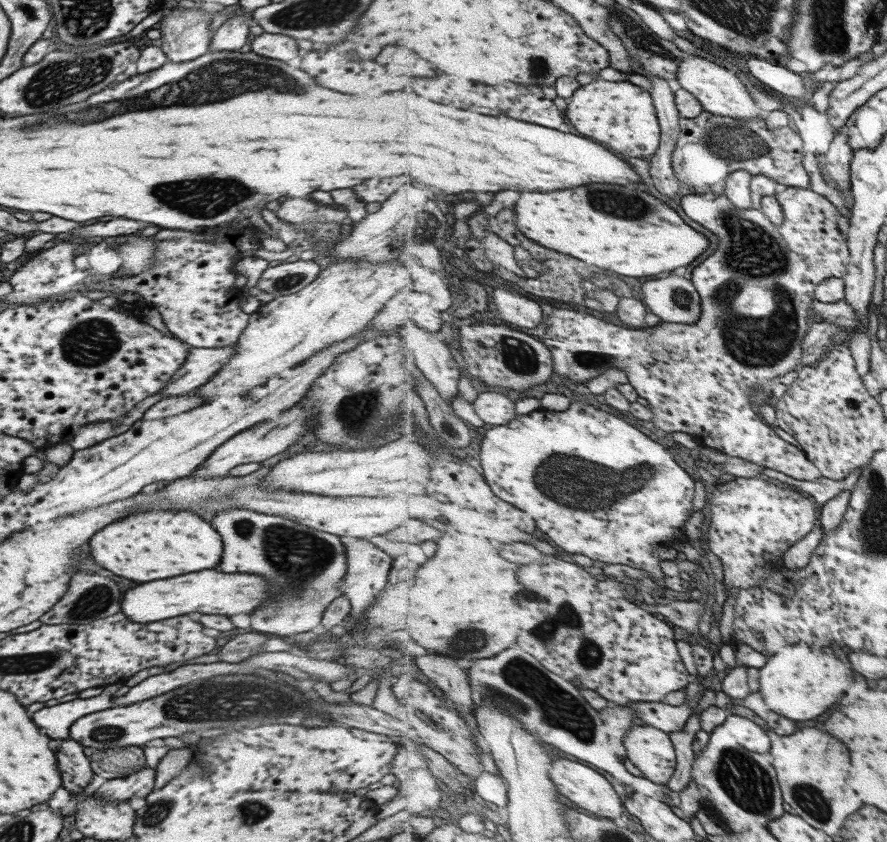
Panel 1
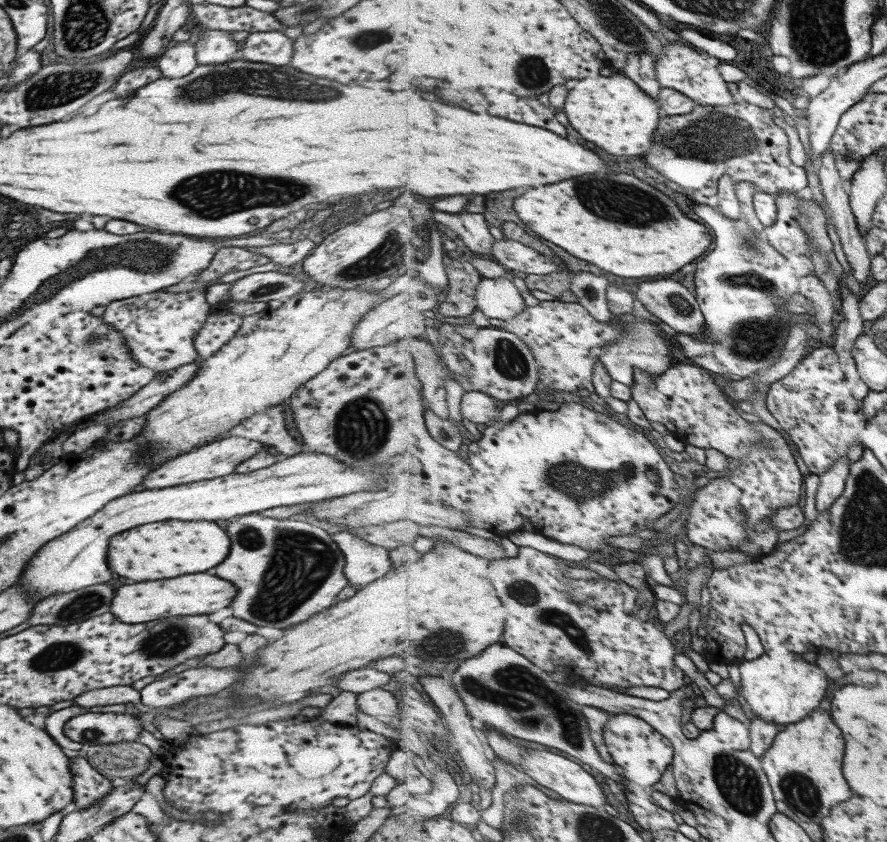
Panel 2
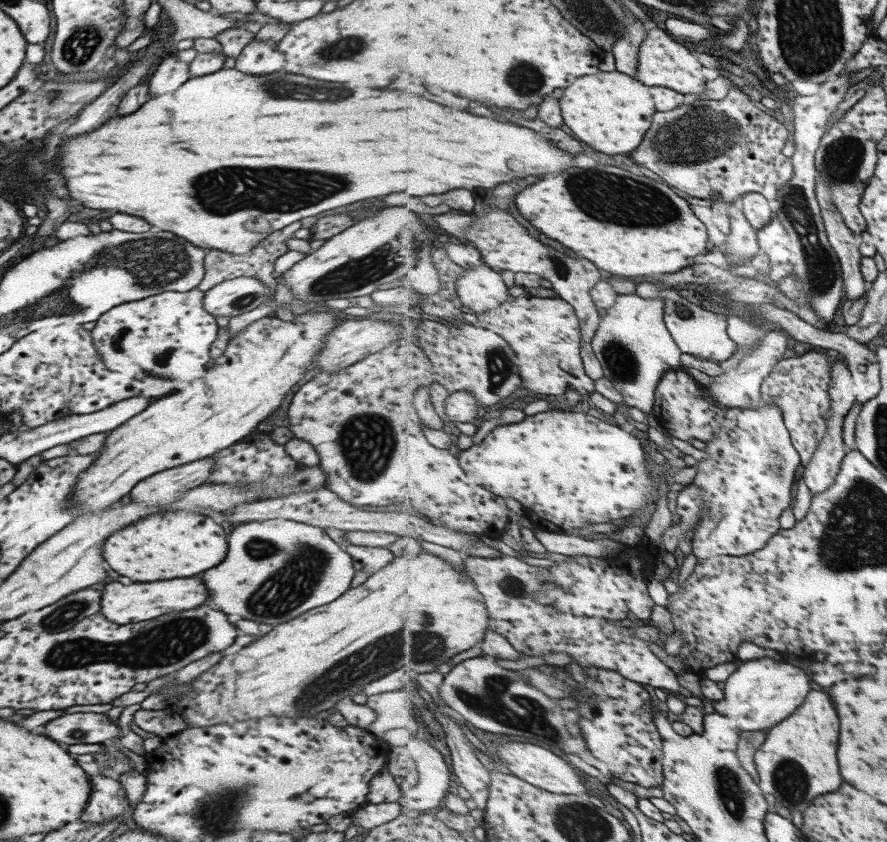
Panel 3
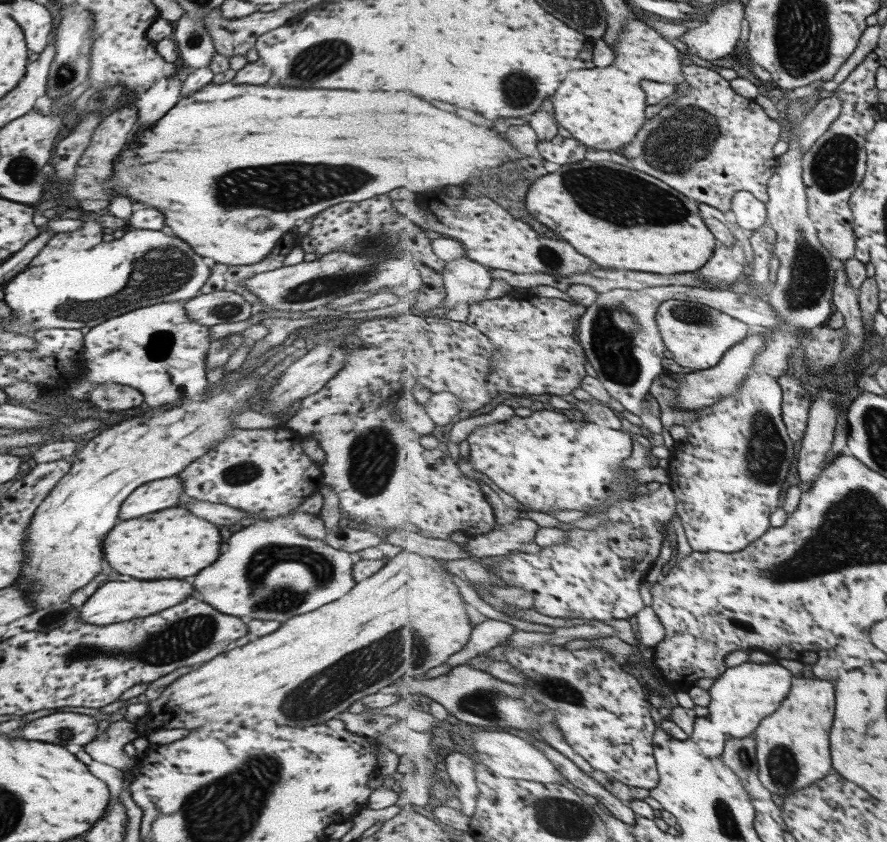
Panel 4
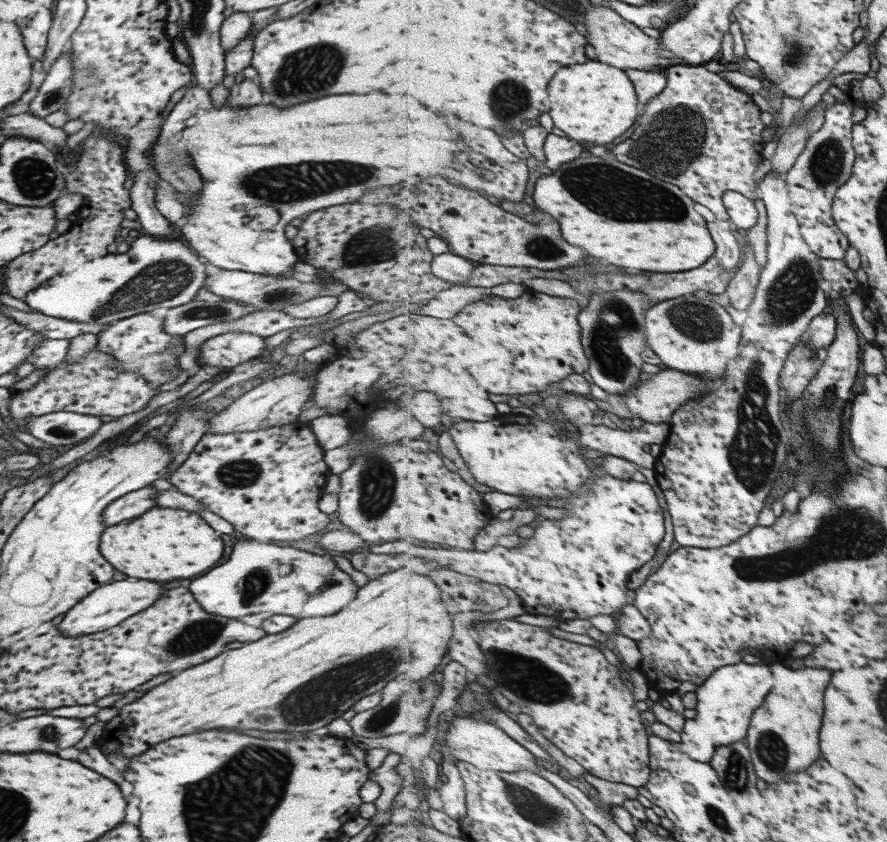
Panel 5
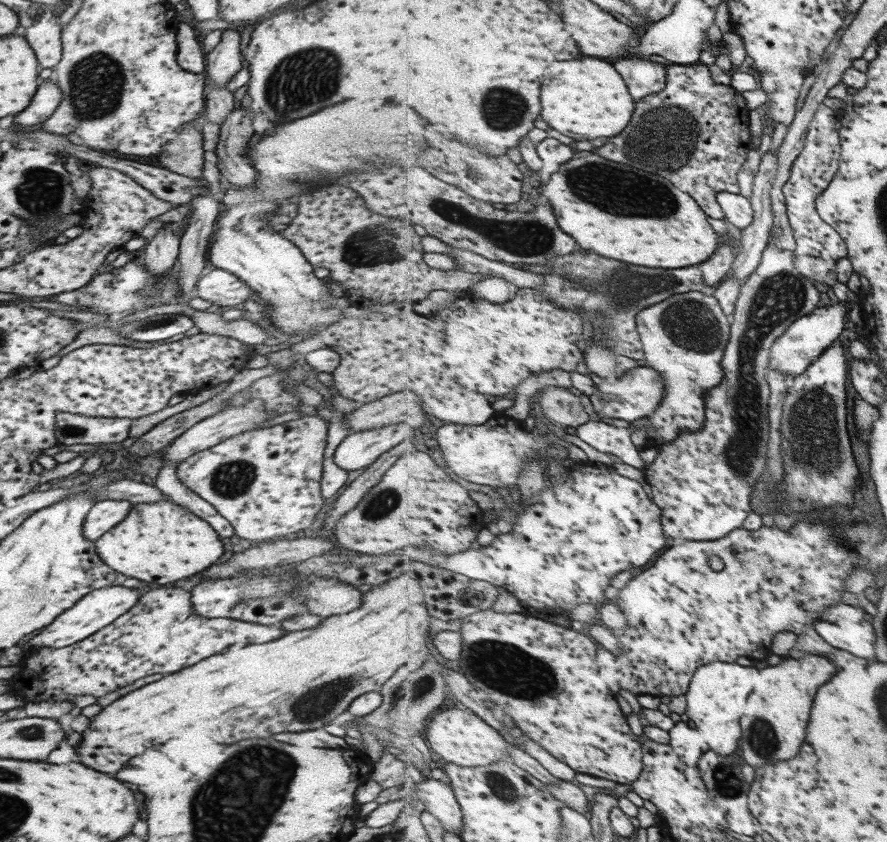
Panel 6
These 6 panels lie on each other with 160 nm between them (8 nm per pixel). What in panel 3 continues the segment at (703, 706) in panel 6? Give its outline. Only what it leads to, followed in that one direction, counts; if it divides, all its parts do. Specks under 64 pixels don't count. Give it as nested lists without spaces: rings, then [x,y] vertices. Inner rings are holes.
[[[768,655],[738,662],[735,670],[724,681],[723,692],[729,704],[726,716],[739,726],[739,731],[771,729],[793,715],[811,691],[810,675],[785,660],[780,662]]]

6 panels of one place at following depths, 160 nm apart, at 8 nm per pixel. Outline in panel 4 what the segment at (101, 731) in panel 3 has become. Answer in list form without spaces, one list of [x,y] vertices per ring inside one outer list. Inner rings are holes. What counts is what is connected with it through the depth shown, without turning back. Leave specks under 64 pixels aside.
[[[57,711],[23,726],[17,738],[61,746],[61,732],[63,732],[63,746],[65,744],[83,746],[98,736],[99,728],[97,721],[90,715]]]

